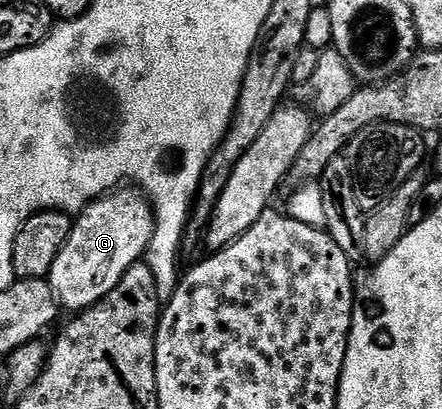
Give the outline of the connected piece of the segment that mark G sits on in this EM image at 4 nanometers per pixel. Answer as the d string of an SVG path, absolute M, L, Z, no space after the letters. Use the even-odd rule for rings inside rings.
M119 188L95 198L73 219L70 235L52 264L48 281L63 311L81 312L94 306L150 249L154 212L137 189Z

